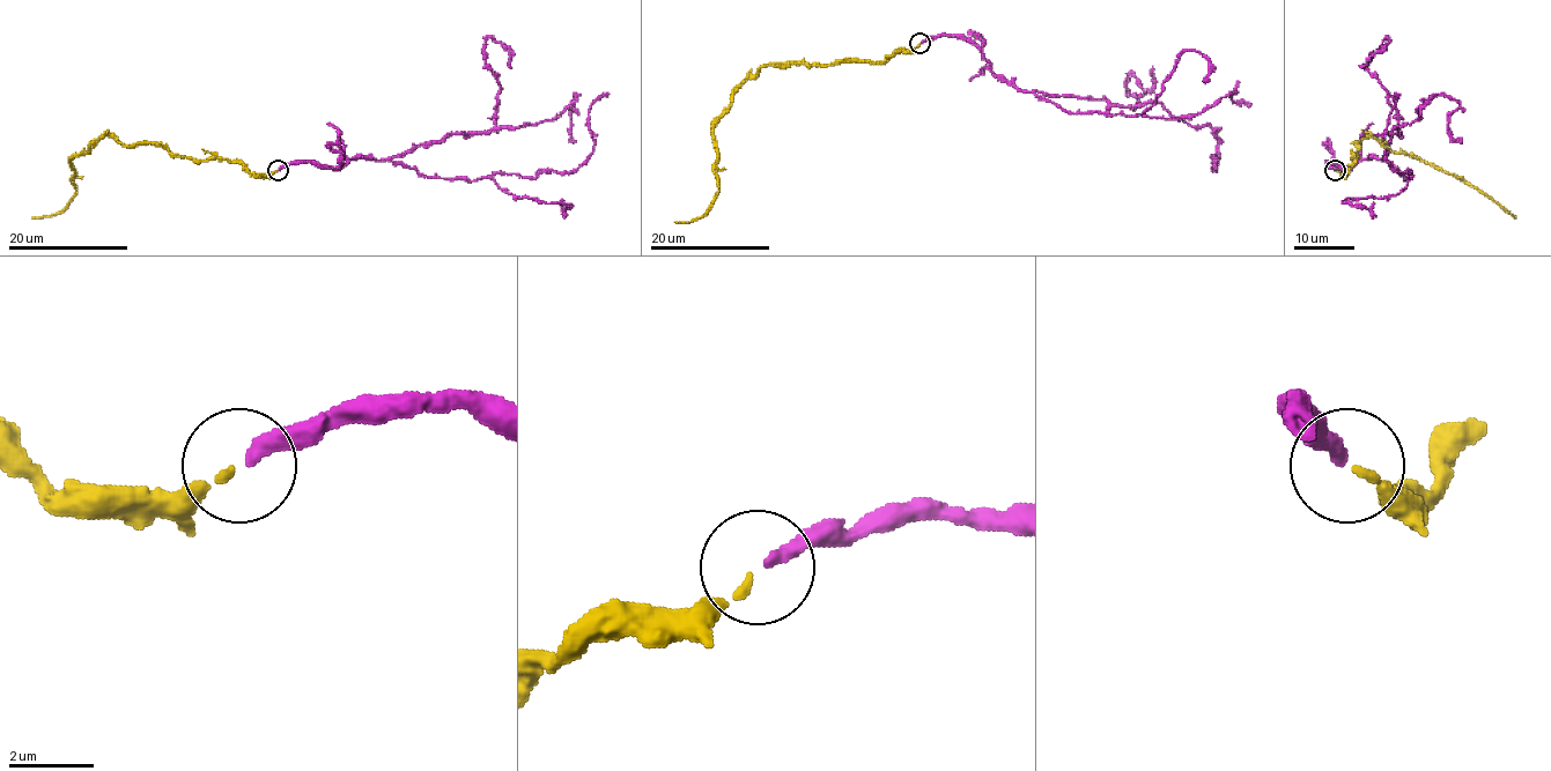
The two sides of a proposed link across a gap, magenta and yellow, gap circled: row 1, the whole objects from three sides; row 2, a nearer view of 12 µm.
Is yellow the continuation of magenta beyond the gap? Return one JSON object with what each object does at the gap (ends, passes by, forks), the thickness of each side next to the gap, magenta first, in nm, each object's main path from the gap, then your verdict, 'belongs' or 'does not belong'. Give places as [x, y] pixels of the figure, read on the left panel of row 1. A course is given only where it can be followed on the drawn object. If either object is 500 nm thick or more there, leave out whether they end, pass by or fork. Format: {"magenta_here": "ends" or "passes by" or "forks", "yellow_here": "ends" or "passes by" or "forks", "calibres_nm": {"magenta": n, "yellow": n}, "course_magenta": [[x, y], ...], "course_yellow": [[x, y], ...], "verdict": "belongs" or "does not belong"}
{"magenta_here": "ends", "yellow_here": "ends", "calibres_nm": {"magenta": 340, "yellow": 190}, "course_magenta": [[279, 169], [370, 158], [474, 180], [573, 171], [593, 145], [588, 112], [608, 94]], "course_yellow": [[277, 170], [104, 135], [71, 160], [71, 201], [32, 216]], "verdict": "belongs"}

